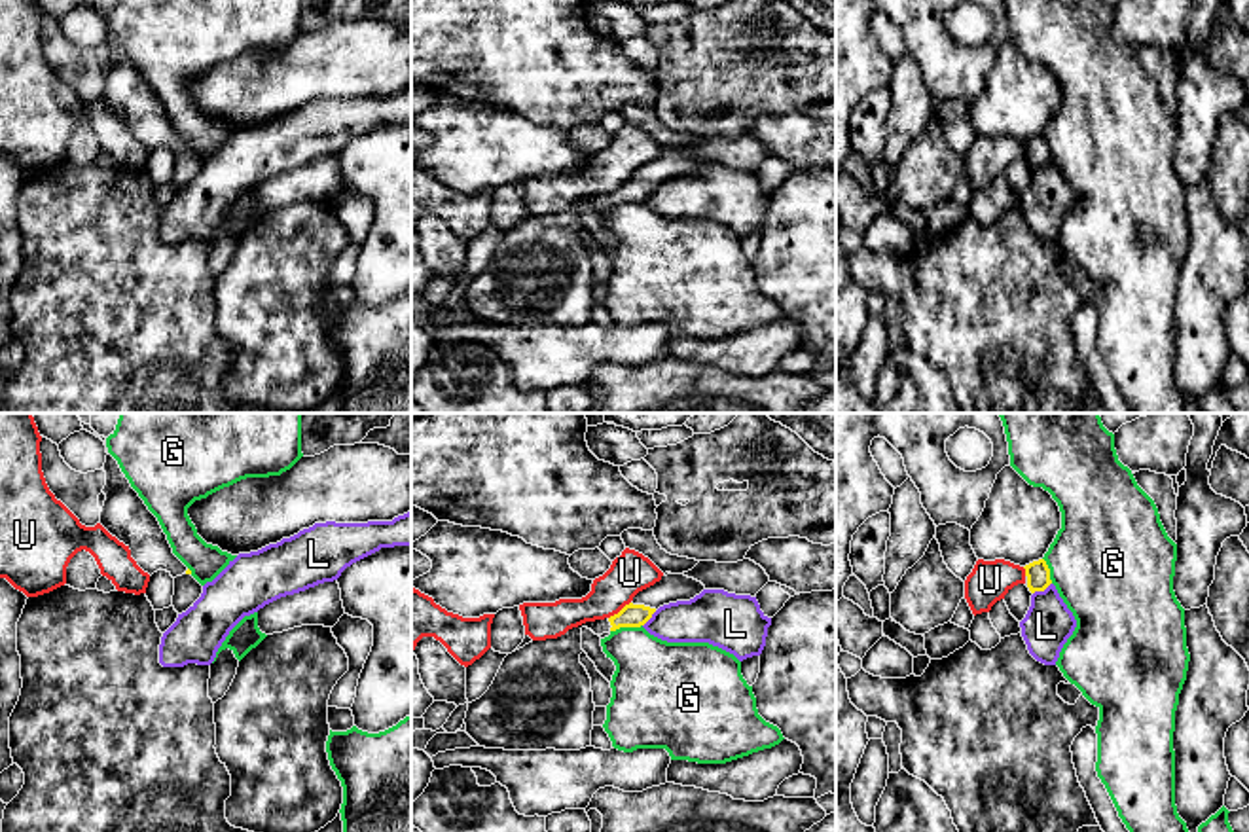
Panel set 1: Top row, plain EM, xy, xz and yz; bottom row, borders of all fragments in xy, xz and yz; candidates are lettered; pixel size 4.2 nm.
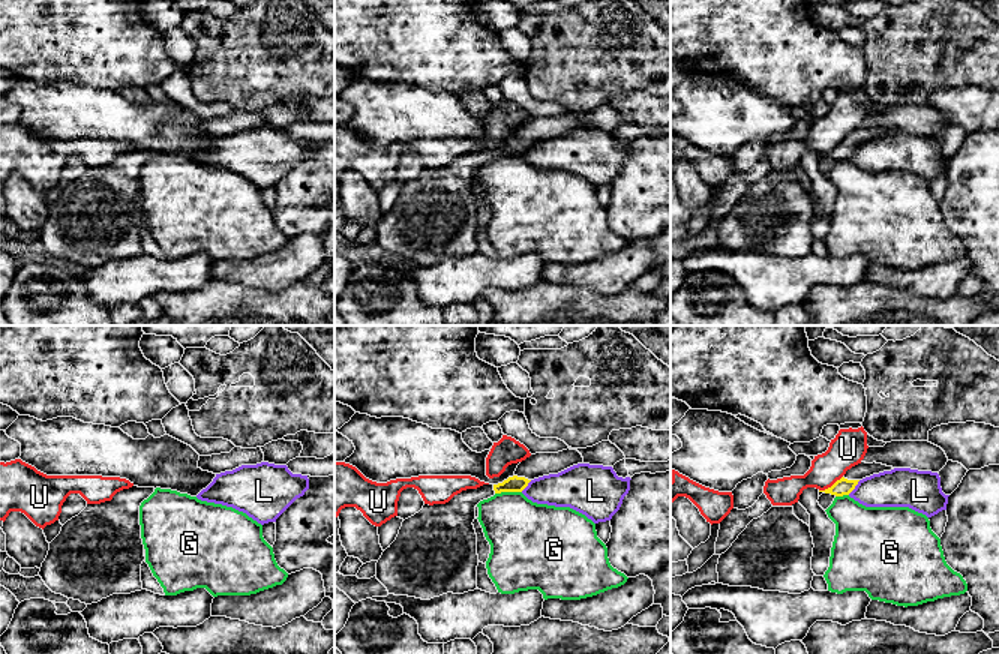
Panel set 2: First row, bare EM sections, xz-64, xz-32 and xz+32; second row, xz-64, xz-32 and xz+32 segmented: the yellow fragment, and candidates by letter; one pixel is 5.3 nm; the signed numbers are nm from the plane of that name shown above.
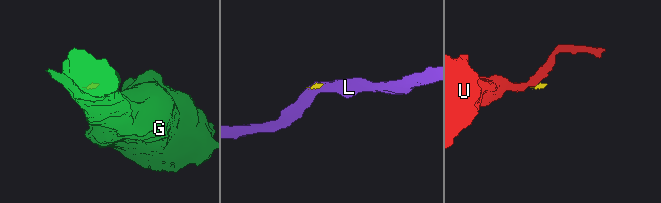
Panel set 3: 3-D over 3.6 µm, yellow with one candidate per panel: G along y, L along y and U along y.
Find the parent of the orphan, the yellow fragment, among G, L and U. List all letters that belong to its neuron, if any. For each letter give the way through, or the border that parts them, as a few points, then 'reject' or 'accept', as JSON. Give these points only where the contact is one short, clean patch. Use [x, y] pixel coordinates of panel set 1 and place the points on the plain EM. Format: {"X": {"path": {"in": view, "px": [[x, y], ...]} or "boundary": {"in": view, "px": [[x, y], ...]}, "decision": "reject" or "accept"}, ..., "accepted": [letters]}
{"G": {"boundary": {"in": "xz", "px": [[641, 199], [611, 207]]}, "decision": "reject"}, "L": {"boundary": {"in": "yz", "px": [[1050, 158], [1033, 169]]}, "decision": "reject"}, "U": {"boundary": {"in": "xz", "px": [[630, 177], [609, 194]]}, "decision": "reject"}, "accepted": []}

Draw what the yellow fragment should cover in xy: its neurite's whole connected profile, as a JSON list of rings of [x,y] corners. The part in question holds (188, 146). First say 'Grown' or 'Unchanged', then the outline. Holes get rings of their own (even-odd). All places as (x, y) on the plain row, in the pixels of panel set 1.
Grown. [[[108,28],[104,44],[106,70],[100,100],[131,125],[131,133],[150,152],[167,146],[172,154],[191,146],[172,129],[157,93],[131,63],[118,36]]]

